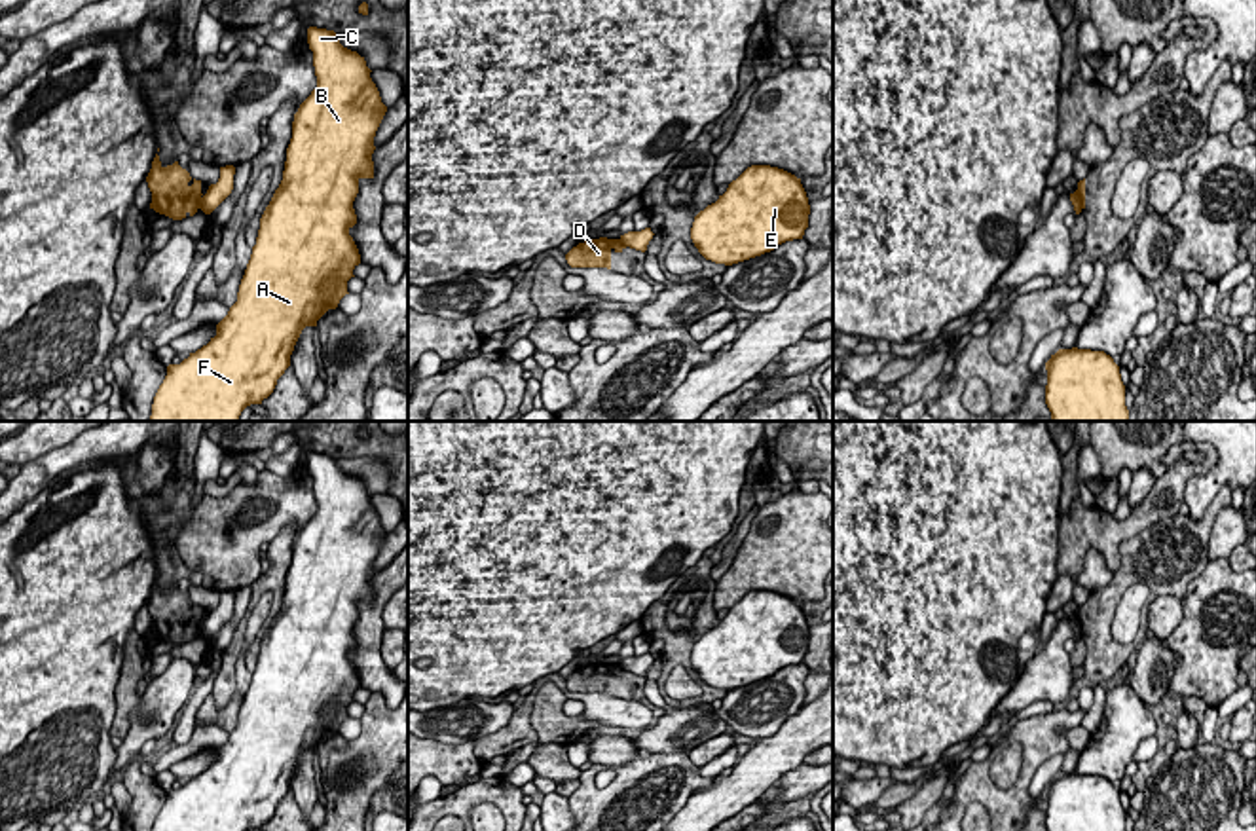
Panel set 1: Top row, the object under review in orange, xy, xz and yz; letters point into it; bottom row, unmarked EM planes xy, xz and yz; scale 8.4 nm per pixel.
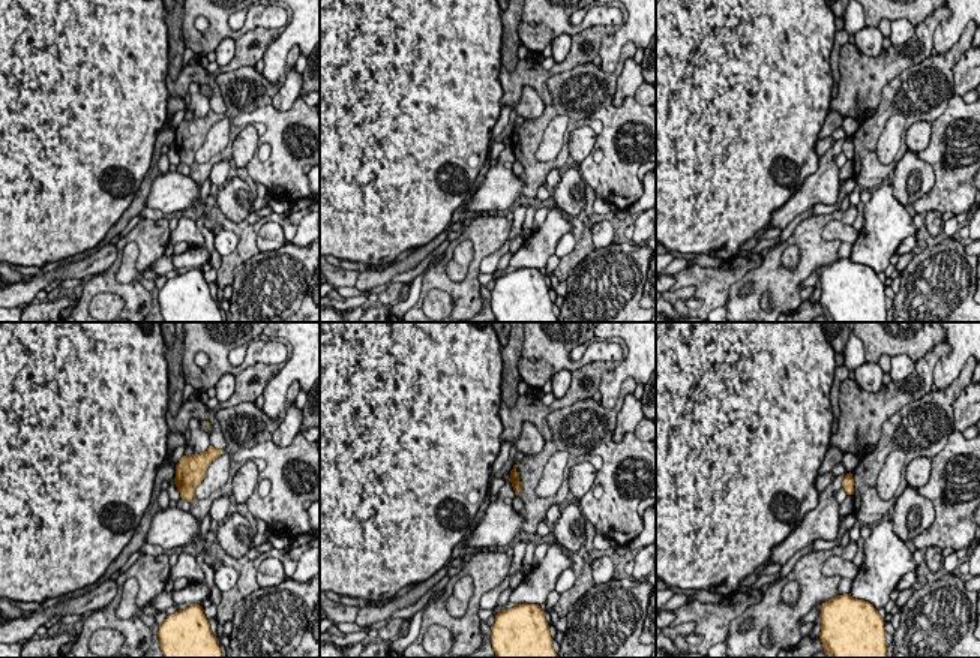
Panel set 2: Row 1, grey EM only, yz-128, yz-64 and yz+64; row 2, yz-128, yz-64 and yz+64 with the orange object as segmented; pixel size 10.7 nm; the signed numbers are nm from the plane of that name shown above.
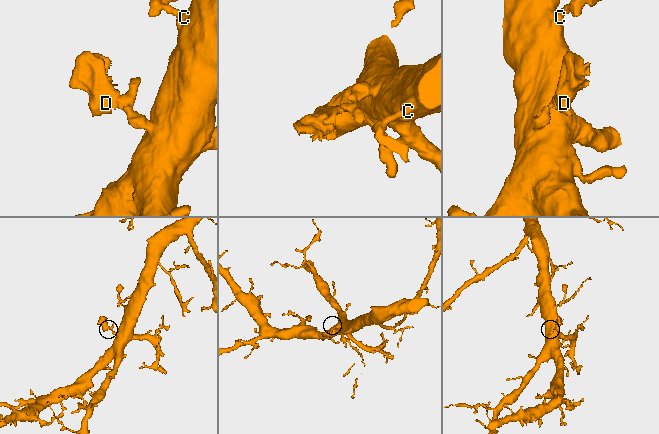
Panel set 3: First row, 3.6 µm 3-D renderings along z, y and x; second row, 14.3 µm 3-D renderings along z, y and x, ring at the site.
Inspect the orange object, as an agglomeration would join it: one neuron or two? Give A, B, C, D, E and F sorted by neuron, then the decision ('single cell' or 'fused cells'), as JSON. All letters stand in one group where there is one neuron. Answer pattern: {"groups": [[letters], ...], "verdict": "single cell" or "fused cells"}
{"groups": [["A", "B", "C", "E", "F"], ["D"]], "verdict": "fused cells"}

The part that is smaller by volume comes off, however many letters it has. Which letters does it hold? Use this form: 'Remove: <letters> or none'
Remove: D

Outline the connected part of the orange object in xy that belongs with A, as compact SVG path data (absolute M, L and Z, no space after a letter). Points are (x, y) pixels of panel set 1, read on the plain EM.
M309 452L307 469L313 476L317 512L300 529L292 546L292 563L286 573L283 605L260 643L256 670L239 710L237 727L216 749L216 761L207 770L190 778L180 789L169 789L152 831L250 831L268 823L277 804L290 791L290 780L305 751L336 734L349 719L347 706L360 689L359 674L349 660L357 649L353 626L360 603L374 603L374 562L387 537L379 516L370 503L364 482L340 469L334 455Z

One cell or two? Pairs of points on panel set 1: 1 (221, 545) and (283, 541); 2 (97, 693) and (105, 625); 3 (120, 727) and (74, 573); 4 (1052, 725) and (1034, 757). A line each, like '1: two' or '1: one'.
1: two
2: one
3: two
4: one

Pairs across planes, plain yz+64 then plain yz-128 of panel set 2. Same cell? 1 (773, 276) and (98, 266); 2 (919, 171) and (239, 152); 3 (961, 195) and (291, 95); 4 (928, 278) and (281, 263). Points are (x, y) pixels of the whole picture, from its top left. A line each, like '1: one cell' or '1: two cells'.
1: two cells
2: two cells
3: two cells
4: one cell

